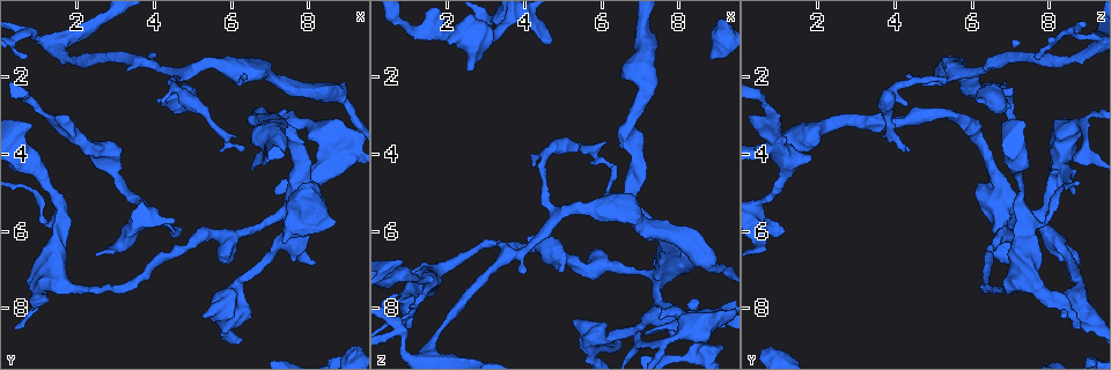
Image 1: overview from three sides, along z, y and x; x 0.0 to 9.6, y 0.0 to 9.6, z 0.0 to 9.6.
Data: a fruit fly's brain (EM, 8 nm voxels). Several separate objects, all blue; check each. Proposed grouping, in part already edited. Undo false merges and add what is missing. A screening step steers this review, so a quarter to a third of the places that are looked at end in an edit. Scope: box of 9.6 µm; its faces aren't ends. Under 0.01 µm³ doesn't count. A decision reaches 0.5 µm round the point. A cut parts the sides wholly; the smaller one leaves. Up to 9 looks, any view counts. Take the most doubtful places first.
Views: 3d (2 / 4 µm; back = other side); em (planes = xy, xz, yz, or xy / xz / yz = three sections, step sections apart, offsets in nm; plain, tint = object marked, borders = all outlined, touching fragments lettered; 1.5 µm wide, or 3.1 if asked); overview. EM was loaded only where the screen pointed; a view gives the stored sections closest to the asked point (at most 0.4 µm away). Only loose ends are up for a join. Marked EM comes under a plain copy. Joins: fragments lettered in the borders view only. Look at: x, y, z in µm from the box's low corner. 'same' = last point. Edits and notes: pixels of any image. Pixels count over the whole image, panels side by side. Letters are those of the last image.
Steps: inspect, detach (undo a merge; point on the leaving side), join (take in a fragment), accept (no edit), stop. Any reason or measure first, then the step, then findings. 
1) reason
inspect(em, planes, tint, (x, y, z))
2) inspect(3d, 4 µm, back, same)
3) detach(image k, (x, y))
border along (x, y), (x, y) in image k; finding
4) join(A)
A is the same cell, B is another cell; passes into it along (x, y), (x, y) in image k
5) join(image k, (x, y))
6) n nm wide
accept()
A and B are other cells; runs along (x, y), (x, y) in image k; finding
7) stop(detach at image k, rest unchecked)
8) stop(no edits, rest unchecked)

free end
inspect(em, xy, step 8, tint, (5.05, 2.35, 7.05))

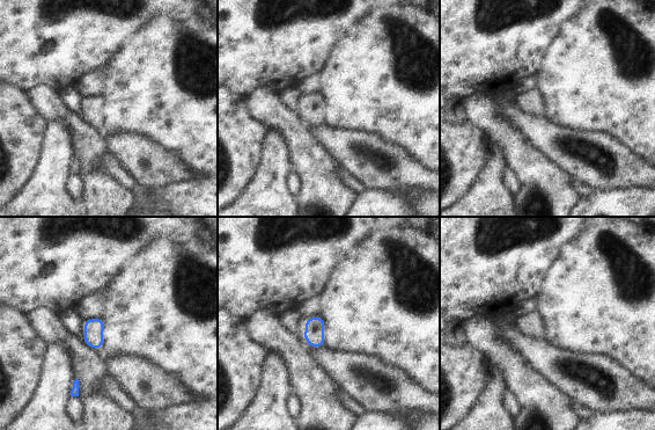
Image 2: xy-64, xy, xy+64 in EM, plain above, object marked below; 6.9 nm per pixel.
another direction
inspect(em, planes, tint, same)

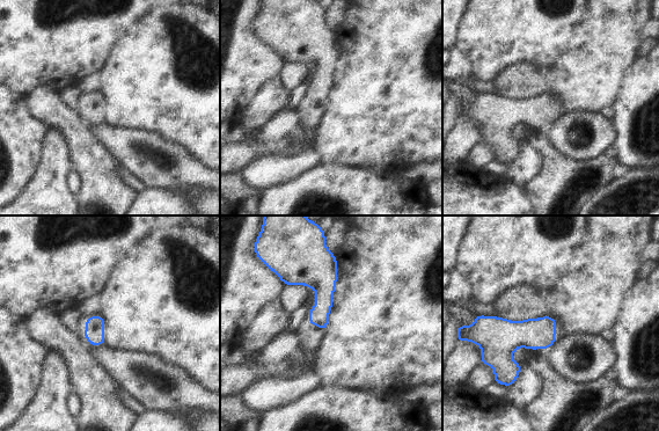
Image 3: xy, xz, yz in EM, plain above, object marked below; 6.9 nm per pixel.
inspect(em, planes, borders, same)

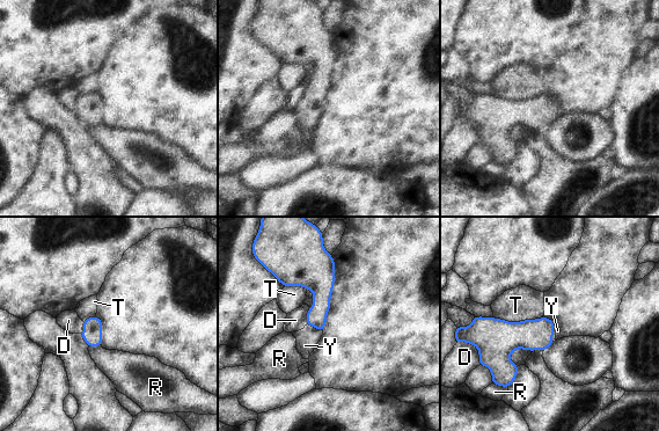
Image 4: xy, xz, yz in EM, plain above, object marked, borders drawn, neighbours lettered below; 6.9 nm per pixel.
join(Y)
Y is the same cell, D, R and T are other cells; passes into it along (316, 315), (314, 326), (307, 338) in image 4; the neuron continues

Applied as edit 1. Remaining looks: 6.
free end
inspect(em, xz, step 8, borders, (7.55, 4.50, 8.20))

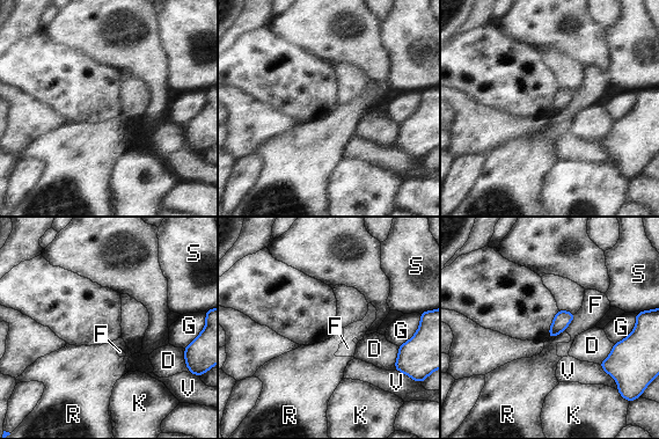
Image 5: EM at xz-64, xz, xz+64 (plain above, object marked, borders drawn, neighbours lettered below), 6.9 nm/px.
accept()
D, F, G, K, R, S and V are other cells; border along (398, 346), (398, 356), (394, 370) in image 5; no lettered fragment goes on from it

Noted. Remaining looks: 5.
calibre changes
inspect(em, xy, step 4, tint, (0.90, 8.00, 8.45))

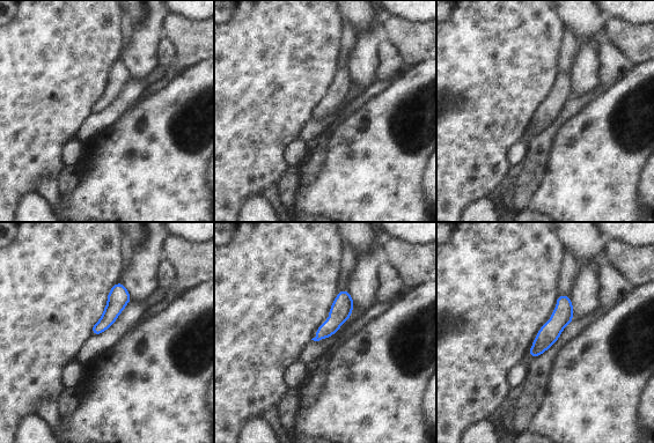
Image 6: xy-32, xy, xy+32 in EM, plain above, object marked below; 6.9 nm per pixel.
cut it another way
inspect(em, planes, tint, same)

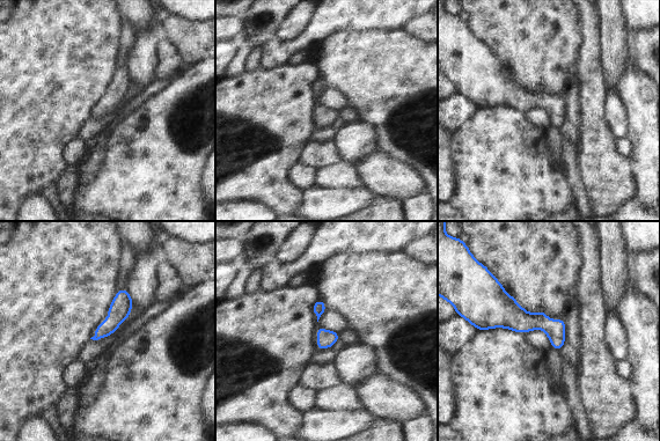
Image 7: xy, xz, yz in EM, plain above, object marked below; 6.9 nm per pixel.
inspect(em, planes, borders, same)

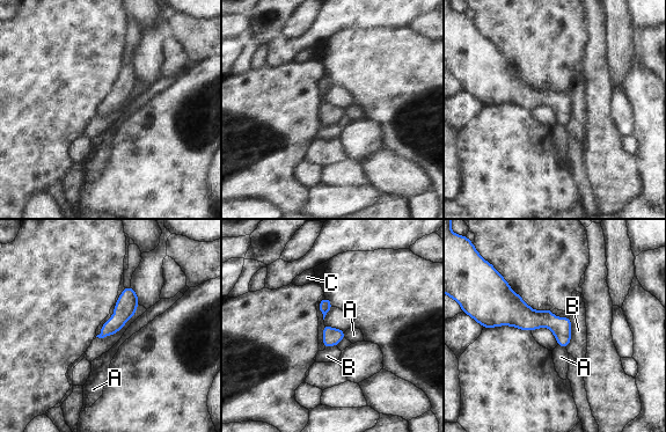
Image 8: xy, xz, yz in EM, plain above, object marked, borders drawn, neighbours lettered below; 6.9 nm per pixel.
120 nm wide
accept()
A, B and C are other cells; border along (557, 345), (565, 349) in image 8; all the same neuron

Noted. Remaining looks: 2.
an open end
inspect(3d, 4 µm, back, (6.30, 3.90, 4.30))

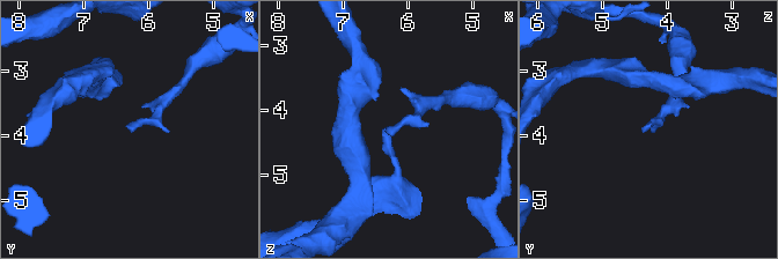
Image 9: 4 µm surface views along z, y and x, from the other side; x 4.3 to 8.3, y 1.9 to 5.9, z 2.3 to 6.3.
inspect(em, planes, borders, (6.35, 3.85, 4.35))

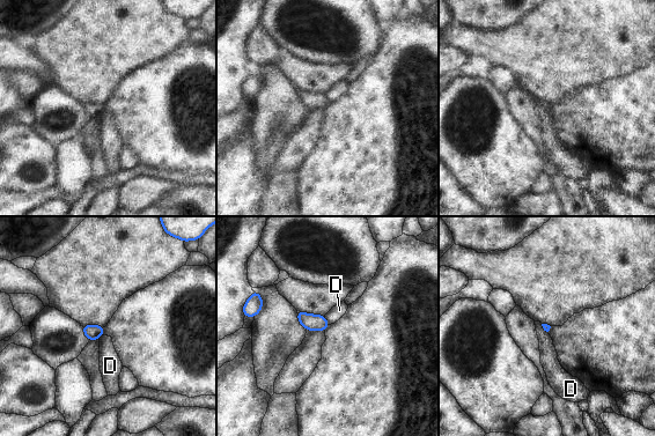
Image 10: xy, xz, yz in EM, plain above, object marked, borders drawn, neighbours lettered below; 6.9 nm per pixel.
accept()
D is another cell; border along (324, 316), (330, 324) in image 10; none of them fits

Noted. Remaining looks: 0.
stop(join at image 4, rest unchecked)

